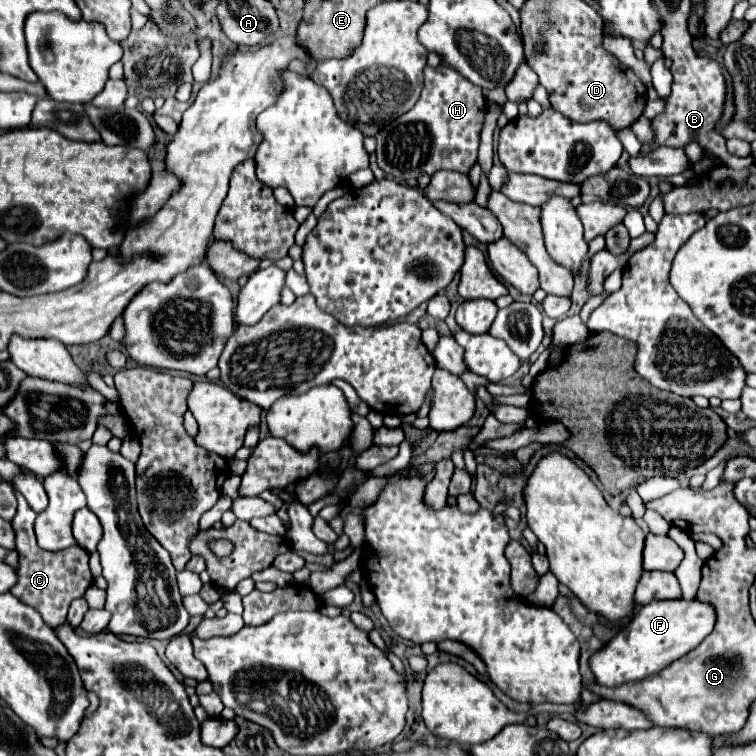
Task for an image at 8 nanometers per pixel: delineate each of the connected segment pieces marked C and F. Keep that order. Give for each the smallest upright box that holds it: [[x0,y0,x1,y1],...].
[[11,494,93,628],[589,600,715,688]]

